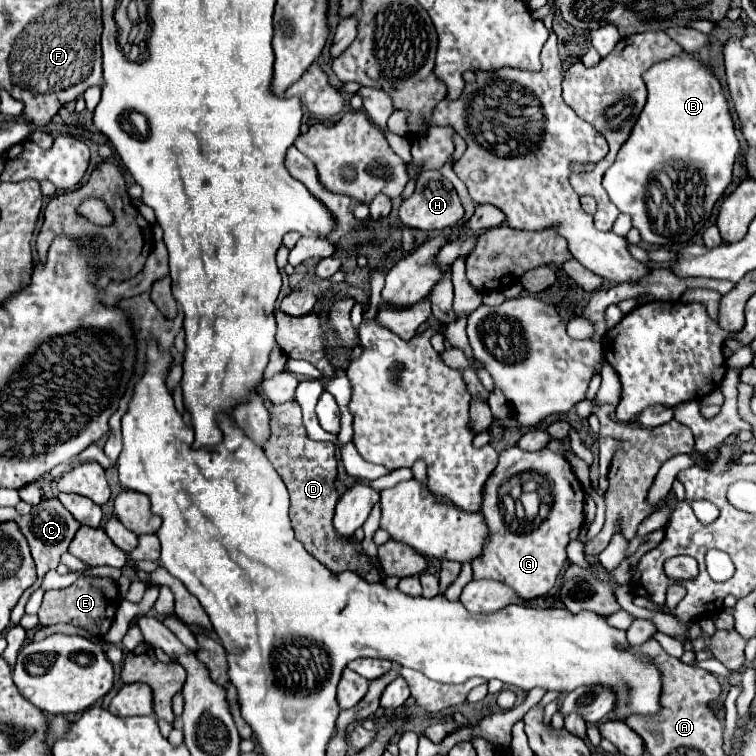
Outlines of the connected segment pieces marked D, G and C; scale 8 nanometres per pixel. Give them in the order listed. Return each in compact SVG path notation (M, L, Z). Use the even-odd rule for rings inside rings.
M290 400L282 406L270 408L270 438L262 446L268 460L274 464L276 472L284 480L290 492L290 520L296 532L296 538L304 548L332 572L352 570L366 578L368 582L380 582L380 570L374 566L366 554L358 552L352 538L340 536L332 526L334 506L340 498L336 490L336 446L334 444L316 444L306 436L302 426L302 412L298 402Z
M518 446L504 448L498 458L498 466L494 468L492 476L486 482L486 500L482 504L482 514L486 518L486 524L490 528L490 540L484 548L484 554L476 560L472 560L474 568L474 578L492 578L498 582L508 584L522 596L524 600L532 600L538 596L544 596L556 582L556 576L566 564L566 546L570 542L570 530L582 528L584 524L584 488L580 486L578 478L572 472L572 466L568 460L548 448L540 452L526 452ZM522 472L538 472L544 478L550 478L550 488L552 488L552 508L548 518L534 528L528 534L514 534L506 528L504 516L500 512L500 498L498 498L498 488L510 480L516 474Z
M58 498L42 500L40 504L32 506L32 512L30 512L30 514L26 514L26 516L18 514L14 520L18 522L22 534L24 534L26 540L28 540L30 550L32 550L32 558L34 558L36 568L38 568L38 580L24 591L11 612L11 622L14 625L18 625L22 616L25 614L25 605L30 596L39 588L40 582L42 582L42 578L44 578L44 574L50 572L50 570L54 570L54 568L60 564L60 556L68 550L68 544L72 542L76 530L78 530L82 524L80 524L80 522L78 522L78 520L76 520L76 518L74 518L74 516L72 516L72 514L60 504L60 502L58 502Z

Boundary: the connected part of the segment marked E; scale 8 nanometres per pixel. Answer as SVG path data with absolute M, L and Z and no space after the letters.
M80 576L72 586L62 588L62 590L46 590L44 594L44 602L38 610L40 616L40 624L42 626L52 626L58 622L72 622L74 626L86 628L88 632L92 632L94 636L102 638L120 604L120 592L118 592L118 584L110 578L94 578L94 576Z

